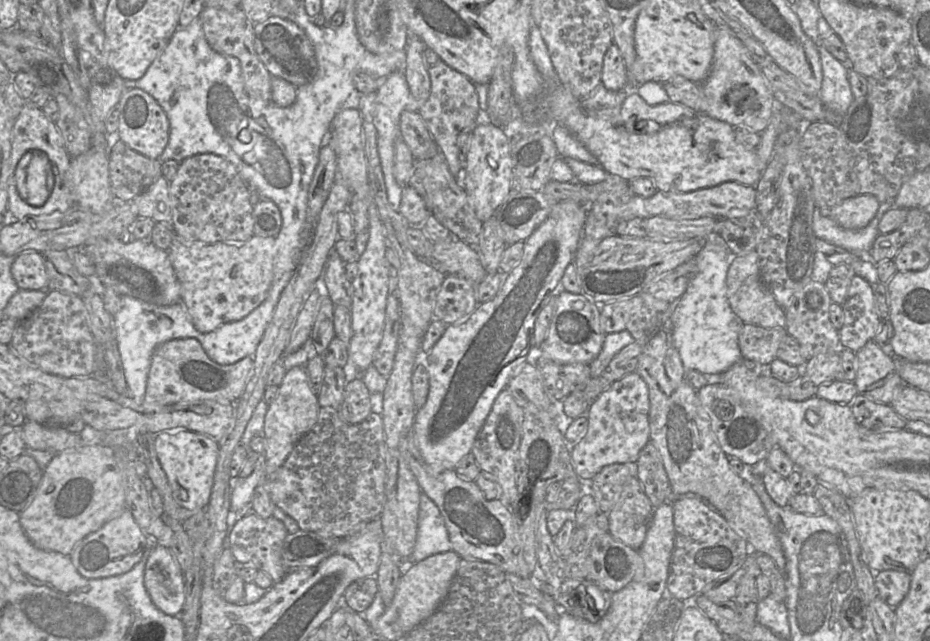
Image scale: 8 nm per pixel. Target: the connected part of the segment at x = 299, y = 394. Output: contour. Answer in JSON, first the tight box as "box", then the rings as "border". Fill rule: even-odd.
{"box":[258,365,318,474],"border":[[[305,365],[295,366],[285,372],[274,401],[269,404],[264,427],[258,436],[265,440],[265,472],[271,474],[286,461],[298,440],[315,425],[318,416],[318,401],[312,391]]]}

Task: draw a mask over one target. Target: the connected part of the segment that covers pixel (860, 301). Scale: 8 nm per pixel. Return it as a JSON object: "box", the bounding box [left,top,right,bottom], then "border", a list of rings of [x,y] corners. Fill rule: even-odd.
{"box":[839,275,882,353],"border":[[[854,275],[851,279],[845,302],[841,306],[844,314],[844,323],[839,330],[840,346],[856,353],[868,341],[873,341],[882,322],[875,306],[873,285],[862,277]]]}

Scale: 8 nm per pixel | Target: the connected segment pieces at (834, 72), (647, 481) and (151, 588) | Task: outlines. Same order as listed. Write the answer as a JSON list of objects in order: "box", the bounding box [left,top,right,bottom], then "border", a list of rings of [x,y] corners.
[{"box":[818,43,854,116],"border":[[[820,43],[818,51],[823,73],[819,98],[829,110],[844,116],[854,100],[848,80],[849,65],[836,59]]]},{"box":[637,442,671,508],"border":[[[649,442],[637,460],[637,477],[653,508],[669,501],[671,486],[661,456],[653,443]]]},{"box":[144,543,185,616],"border":[[[158,543],[151,546],[144,585],[157,608],[167,615],[180,616],[185,603],[184,573],[169,548]]]}]

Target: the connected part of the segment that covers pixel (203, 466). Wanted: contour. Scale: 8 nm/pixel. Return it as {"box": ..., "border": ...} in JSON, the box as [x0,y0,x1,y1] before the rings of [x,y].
{"box":[155,430,218,512],"border":[[[187,430],[177,433],[159,432],[155,438],[157,457],[171,486],[175,501],[190,512],[207,509],[214,484],[218,459],[218,443],[209,436]]]}

